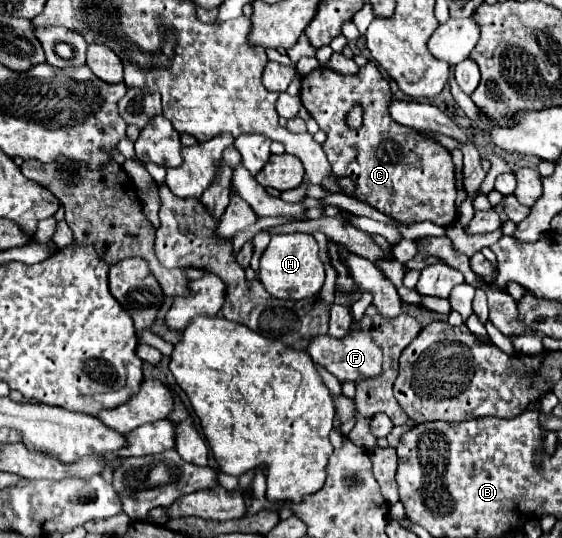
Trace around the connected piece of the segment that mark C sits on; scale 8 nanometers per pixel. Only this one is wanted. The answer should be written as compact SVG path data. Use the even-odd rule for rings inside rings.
M373 61L361 67L357 75L341 75L333 69L319 67L301 79L301 103L327 133L323 149L331 163L333 179L351 177L357 189L353 193L357 201L371 205L401 225L431 221L439 227L449 227L459 217L451 153L415 129L395 123L387 109L389 99L389 83ZM357 103L365 109L363 127L349 129L345 117Z

